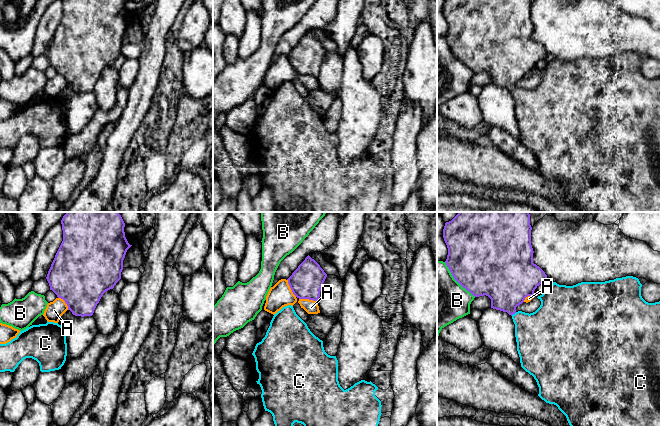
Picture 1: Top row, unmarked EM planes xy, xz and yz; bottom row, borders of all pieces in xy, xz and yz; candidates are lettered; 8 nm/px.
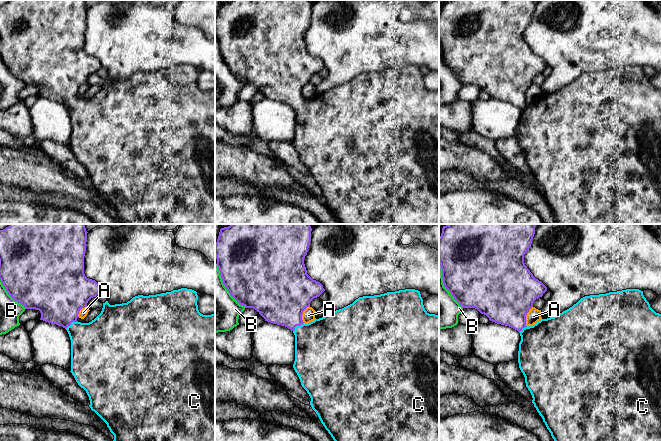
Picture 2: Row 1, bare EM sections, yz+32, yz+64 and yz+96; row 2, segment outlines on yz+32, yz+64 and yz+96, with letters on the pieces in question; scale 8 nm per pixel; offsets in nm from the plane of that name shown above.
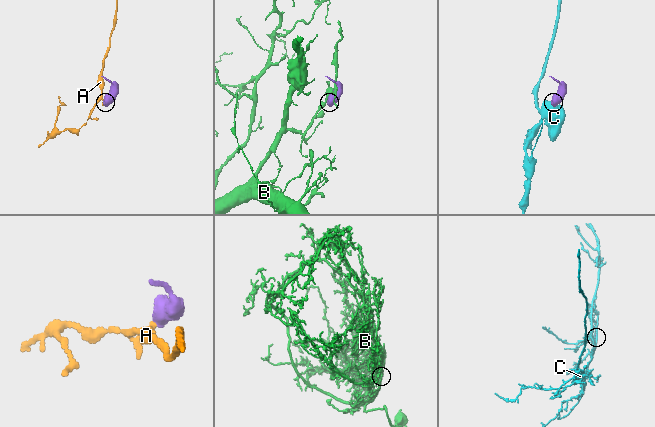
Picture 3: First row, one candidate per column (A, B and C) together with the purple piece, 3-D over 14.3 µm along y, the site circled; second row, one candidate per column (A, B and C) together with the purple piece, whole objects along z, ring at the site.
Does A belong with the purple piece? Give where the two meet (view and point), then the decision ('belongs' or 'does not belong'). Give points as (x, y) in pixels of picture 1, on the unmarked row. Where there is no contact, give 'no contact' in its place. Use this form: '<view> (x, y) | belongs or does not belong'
xz (308, 74) | does not belong

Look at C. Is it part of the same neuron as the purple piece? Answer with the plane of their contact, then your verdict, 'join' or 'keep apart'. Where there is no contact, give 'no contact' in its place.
yz | join

